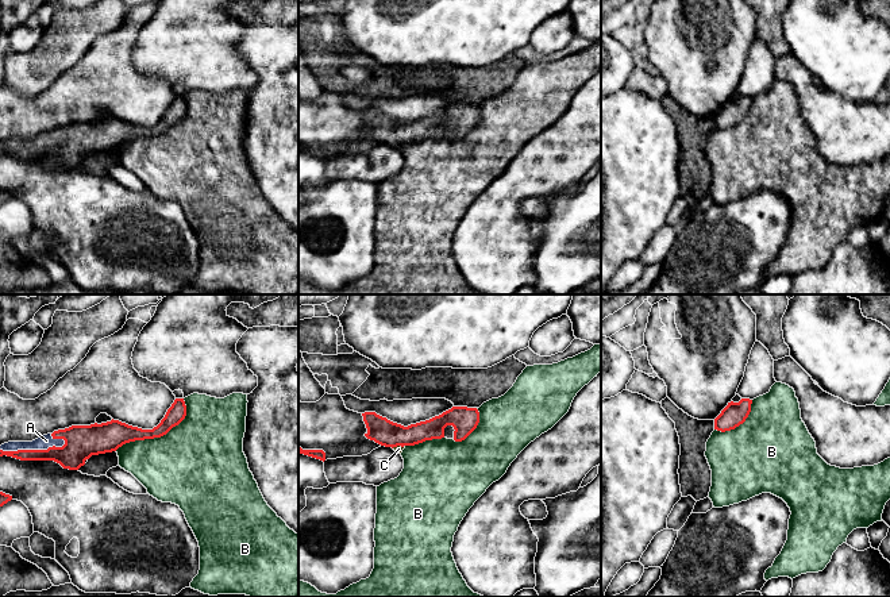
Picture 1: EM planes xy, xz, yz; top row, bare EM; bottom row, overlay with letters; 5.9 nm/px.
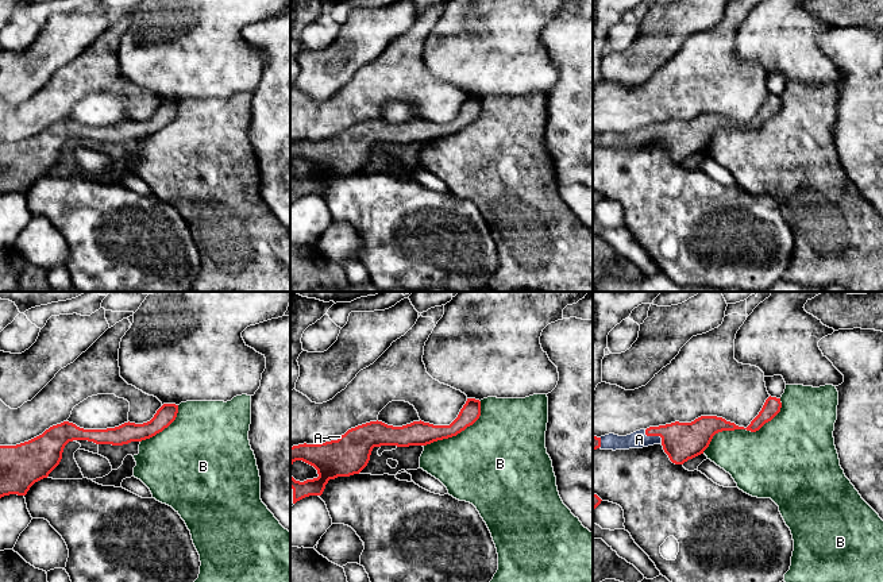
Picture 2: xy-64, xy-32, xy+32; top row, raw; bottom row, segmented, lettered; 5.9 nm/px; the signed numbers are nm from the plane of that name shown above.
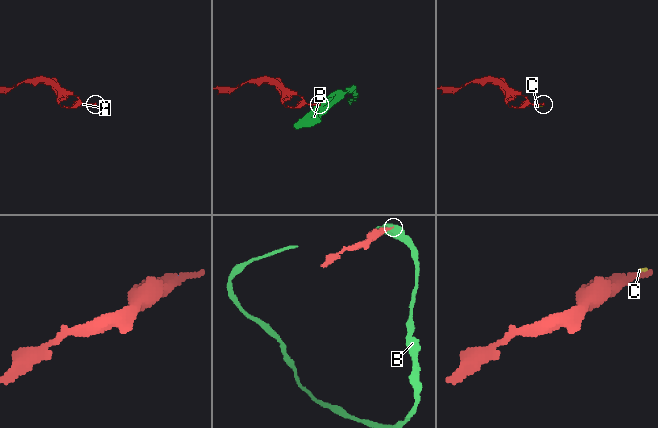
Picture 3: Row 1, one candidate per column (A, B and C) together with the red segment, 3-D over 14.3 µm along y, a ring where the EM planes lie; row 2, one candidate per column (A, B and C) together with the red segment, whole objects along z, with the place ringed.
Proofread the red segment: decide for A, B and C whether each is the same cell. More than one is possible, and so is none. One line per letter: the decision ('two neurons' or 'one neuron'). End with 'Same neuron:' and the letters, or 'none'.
A: one neuron
B: two neurons
C: one neuron
Same neuron: A, C

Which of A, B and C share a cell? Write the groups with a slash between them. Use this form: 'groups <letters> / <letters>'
groups A C / B

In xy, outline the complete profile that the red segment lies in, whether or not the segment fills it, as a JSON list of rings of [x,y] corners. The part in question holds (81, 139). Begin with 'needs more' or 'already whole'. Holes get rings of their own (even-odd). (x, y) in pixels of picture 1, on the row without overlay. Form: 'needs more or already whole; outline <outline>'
needs more; outline [[[176,96],[165,115],[153,127],[142,127],[119,118],[101,122],[72,123],[43,132],[32,139],[8,139],[0,143],[0,154],[20,158],[54,158],[63,166],[78,167],[92,153],[116,149],[126,140],[166,132],[186,113],[184,96]]]

